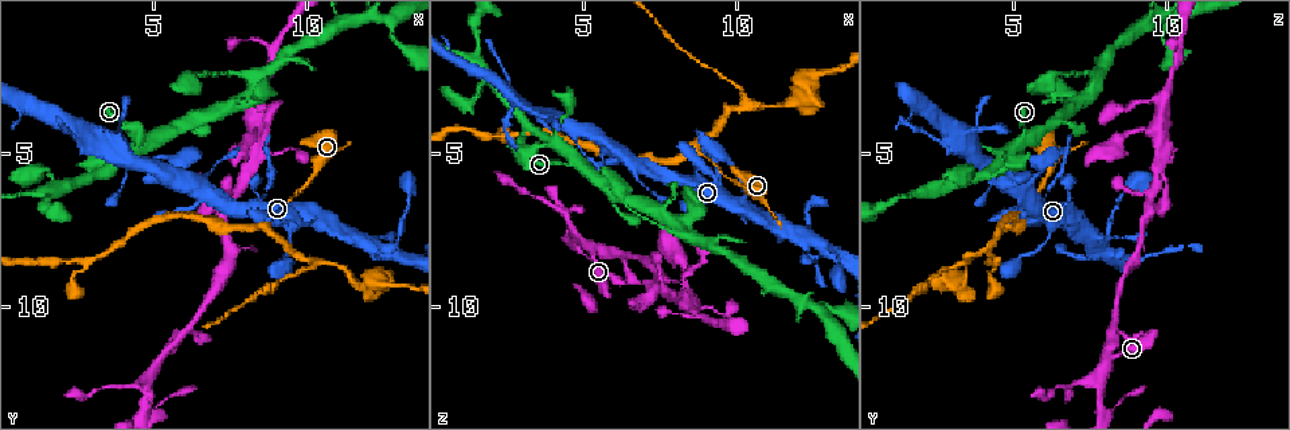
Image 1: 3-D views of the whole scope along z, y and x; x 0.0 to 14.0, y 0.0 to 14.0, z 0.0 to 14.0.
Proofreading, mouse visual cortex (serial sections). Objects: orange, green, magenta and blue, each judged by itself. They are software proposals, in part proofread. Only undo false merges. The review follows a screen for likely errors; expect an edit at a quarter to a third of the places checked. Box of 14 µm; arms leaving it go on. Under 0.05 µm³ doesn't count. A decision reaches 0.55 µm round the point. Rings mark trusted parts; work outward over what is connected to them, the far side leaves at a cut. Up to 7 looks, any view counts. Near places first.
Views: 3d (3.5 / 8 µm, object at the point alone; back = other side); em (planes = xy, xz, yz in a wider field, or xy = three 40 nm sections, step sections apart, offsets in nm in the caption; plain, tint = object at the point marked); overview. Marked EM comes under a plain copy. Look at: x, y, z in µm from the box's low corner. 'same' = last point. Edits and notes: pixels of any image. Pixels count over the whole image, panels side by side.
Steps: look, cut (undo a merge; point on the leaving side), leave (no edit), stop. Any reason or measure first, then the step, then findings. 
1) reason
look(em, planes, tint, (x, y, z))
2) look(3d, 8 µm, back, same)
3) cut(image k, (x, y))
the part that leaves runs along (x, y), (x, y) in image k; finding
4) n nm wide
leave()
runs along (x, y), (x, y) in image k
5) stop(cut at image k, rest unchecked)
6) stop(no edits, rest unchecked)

branch point
look(3d, 8 µm, (8.7, 7.2, 4.9))

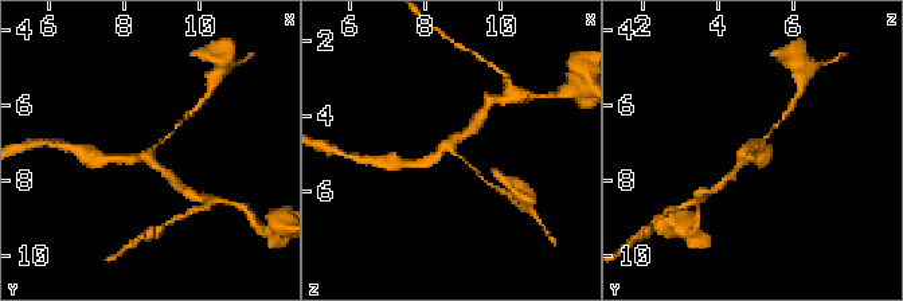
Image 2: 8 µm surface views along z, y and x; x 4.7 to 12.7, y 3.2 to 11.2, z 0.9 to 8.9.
3 arms; arms of 100, 200, 200 nm
look(em, xy, step 5, tint, (8.6, 7.3, 4.9))

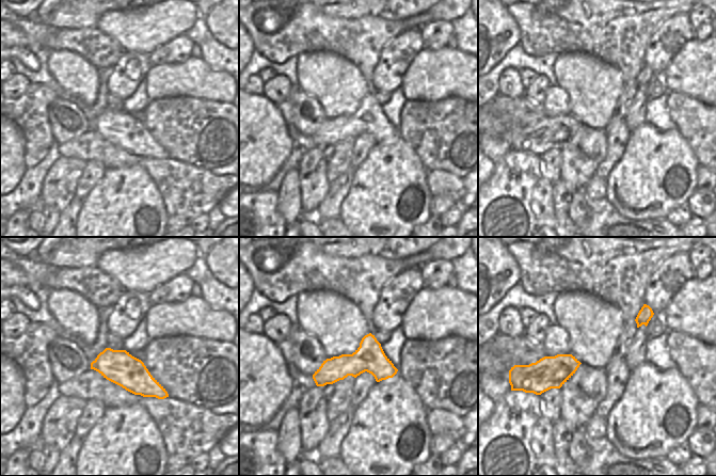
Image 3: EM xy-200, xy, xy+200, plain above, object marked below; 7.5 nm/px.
leave()
one cell here

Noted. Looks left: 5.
three-way junction
look(3d, 3.5 µm, (7.5, 6.3, 9.3))

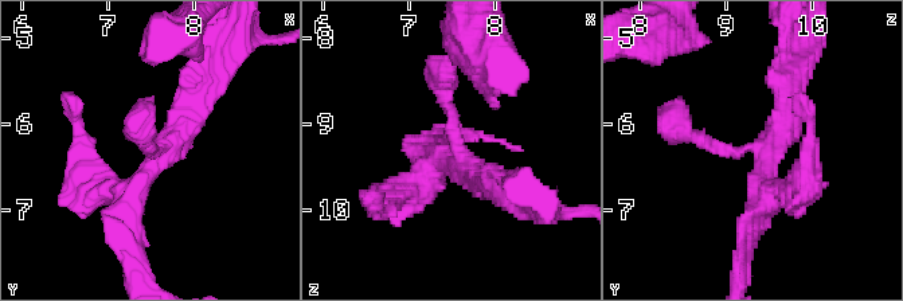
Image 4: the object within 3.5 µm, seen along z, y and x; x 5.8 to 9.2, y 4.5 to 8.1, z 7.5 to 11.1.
3 arms; arms of 200, 300, 350 nm; need the tissue
look(em, planes, tint, (7.60, 6.25, 9.20))

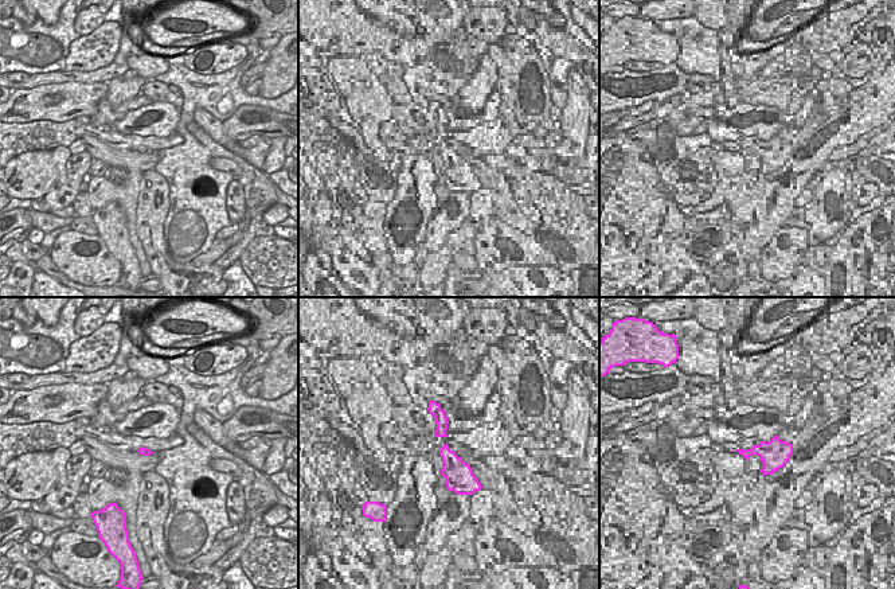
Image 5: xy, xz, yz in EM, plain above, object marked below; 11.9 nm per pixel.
leave()
continuous, no second cell

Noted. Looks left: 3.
small branch off a trunk
look(3d, 3.5 µm, (8.4, 3.4, 9.9))

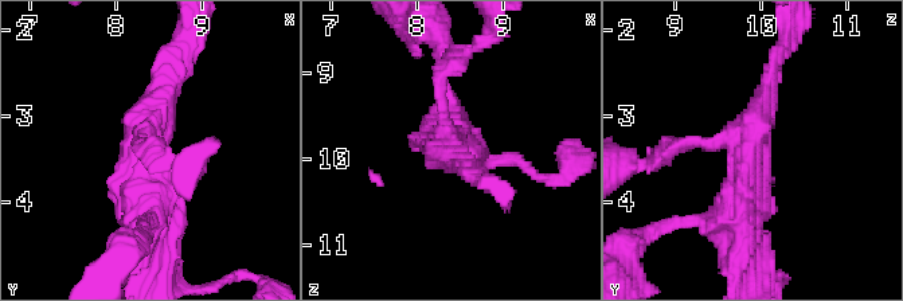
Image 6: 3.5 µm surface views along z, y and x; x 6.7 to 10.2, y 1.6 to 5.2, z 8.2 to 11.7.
3 arms; arms of 150, 250, 450 nm; now the EM
look(em, xy, step 1, tint, (8.40, 3.40, 9.80))

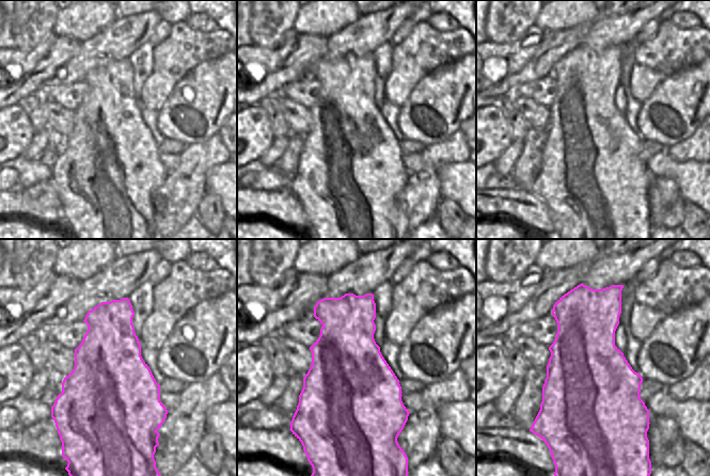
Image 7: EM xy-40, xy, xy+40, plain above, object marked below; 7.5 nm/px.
leave()
runs along (745, 239), (745, 148), (773, 66) in image 6; all the same cell

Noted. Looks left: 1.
stop(no edits, rest unchecked)

